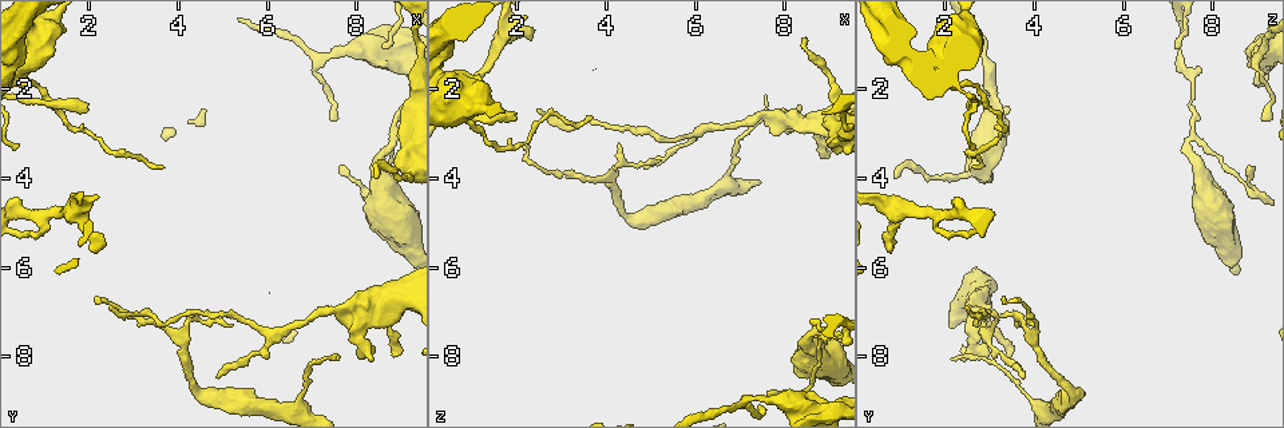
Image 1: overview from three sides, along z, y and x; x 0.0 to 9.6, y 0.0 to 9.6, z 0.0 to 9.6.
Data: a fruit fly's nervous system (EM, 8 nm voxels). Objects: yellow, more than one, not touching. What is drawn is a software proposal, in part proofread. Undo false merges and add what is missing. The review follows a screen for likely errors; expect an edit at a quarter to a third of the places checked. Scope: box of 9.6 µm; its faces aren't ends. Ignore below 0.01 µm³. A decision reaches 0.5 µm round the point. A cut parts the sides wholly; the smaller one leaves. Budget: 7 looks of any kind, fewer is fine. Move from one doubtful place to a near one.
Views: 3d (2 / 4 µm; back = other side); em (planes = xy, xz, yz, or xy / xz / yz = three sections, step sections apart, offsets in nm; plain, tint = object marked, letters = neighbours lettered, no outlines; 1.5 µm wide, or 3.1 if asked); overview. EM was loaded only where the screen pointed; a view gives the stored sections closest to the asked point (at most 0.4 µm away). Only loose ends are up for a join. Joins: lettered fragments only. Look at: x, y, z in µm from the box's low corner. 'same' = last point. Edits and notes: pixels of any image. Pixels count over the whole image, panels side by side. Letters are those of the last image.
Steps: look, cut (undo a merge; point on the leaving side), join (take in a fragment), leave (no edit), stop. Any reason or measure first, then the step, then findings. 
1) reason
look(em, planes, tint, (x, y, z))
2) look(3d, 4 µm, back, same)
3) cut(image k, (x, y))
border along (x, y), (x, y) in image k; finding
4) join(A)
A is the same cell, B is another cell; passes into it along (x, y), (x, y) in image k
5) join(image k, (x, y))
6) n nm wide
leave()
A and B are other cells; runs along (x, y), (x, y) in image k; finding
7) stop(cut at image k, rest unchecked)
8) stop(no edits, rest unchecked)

branch point
look(em, xy, step 4, tint, (1.00, 4.80, 1.70))

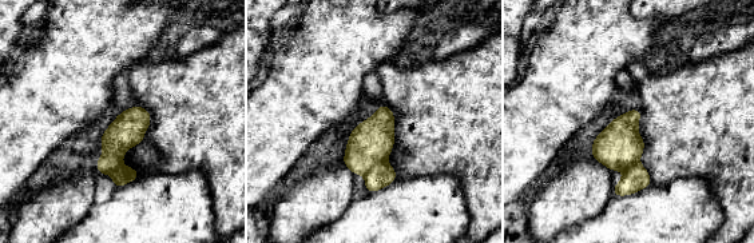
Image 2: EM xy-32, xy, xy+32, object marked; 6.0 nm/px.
another direction
look(em, planes, letters, same)

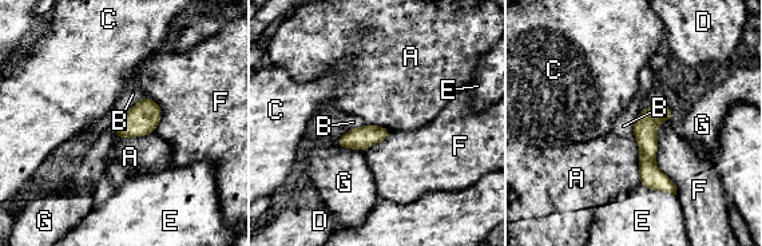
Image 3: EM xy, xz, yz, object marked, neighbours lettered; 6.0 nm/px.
F touches over 480 nm
cut(image 3, (651, 177))
A, B, C, D, E, F and G are other cells; border along (653, 159), (641, 163) in image 3; a second cell is stuck on

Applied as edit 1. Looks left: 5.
see it whole again
look(overview)

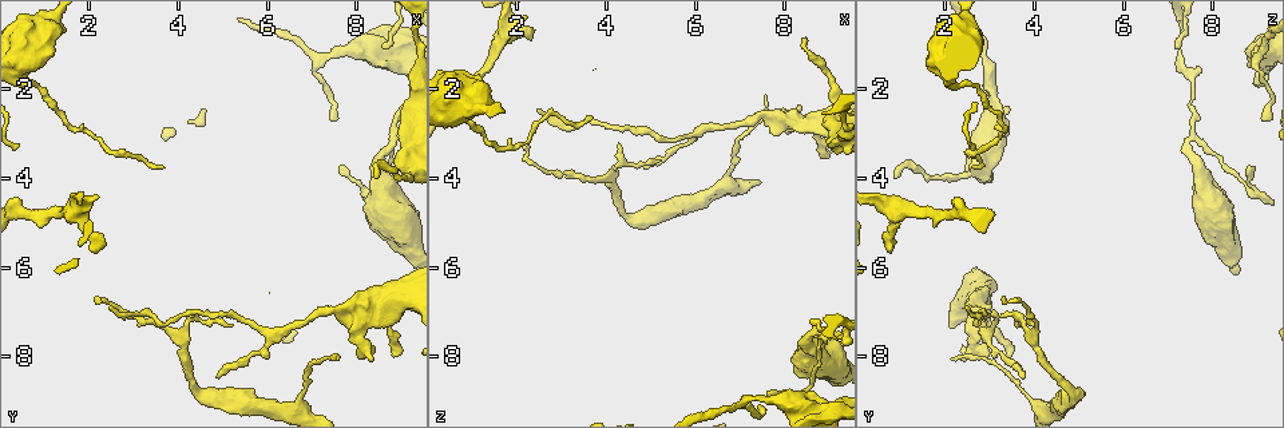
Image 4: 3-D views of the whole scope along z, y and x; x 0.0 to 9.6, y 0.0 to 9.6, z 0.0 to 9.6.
free end
look(3d, 4 µm, (4.90, 8.50, 3.75))

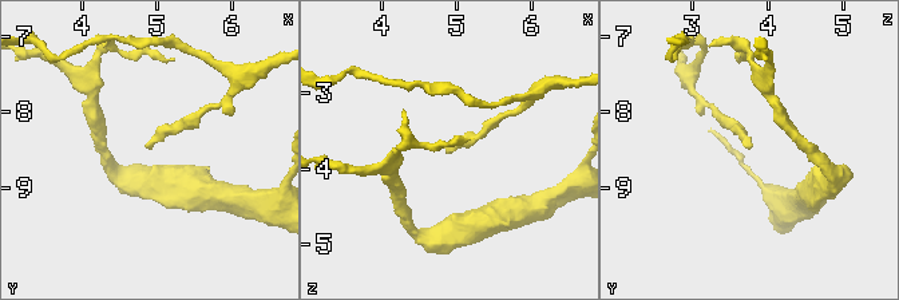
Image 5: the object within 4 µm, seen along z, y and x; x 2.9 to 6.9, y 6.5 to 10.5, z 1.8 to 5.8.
look(em, yz, step 4, letters, (4.85, 8.45, 3.80))

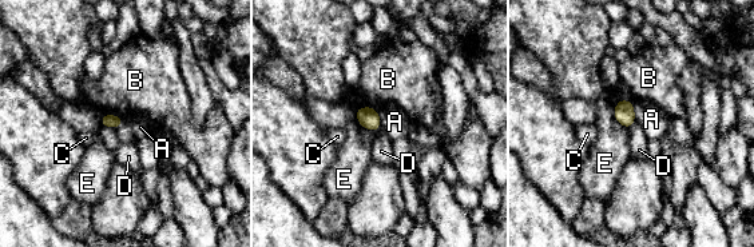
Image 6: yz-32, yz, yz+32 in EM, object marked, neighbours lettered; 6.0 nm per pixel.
leave()
A, B, C, D and E are other cells; border along (100, 115), (119, 115), (123, 119) in image 6; none of them fits

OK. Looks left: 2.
small branch off a trunk
look(3d, 4 µm, (8.05, 1.15, 9.10))

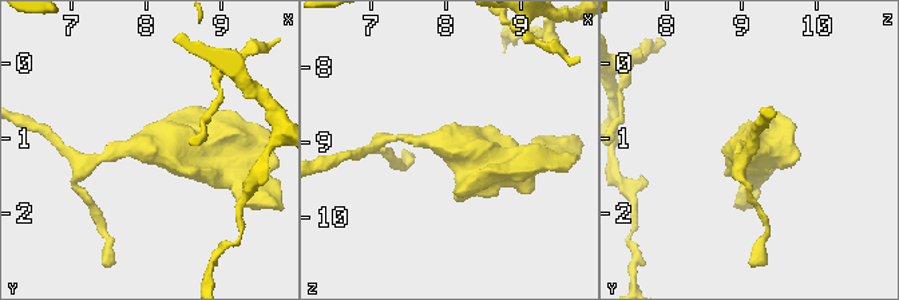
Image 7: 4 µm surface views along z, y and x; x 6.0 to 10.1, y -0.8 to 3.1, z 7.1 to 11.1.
3 arms
look(em, planes, letters, (8.05, 1.10, 9.05))

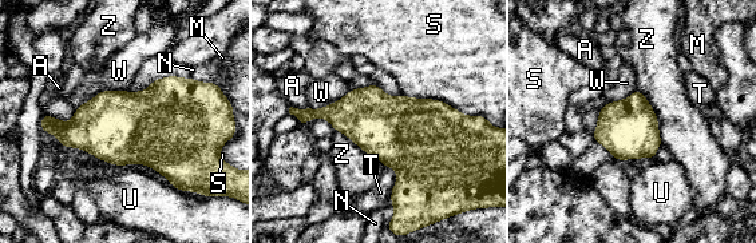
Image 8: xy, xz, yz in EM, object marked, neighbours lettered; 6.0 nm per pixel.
360 nm wide; S touches over 460 nm
leave()
A, M, N, S, T, U, W and Z are other cells; continuous, no second cell

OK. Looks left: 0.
stop(cut at image 3, rest unchecked)

